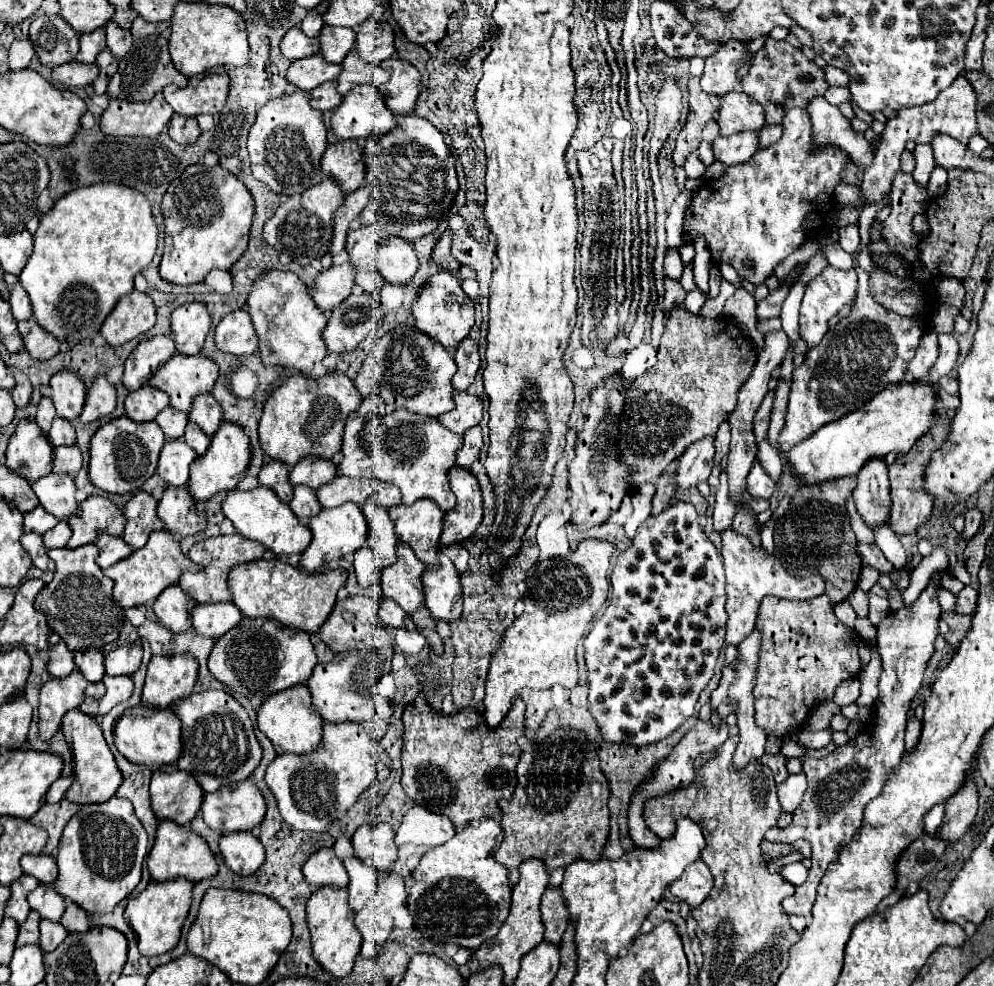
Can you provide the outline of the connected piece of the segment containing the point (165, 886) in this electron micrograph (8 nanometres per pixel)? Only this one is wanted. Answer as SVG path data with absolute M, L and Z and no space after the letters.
M183 877L161 881L161 883L151 881L137 897L129 899L125 909L125 919L137 935L141 955L147 957L161 955L177 945L189 905L191 905L191 883Z

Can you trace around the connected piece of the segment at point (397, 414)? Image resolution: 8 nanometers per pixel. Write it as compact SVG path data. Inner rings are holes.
M361 409L353 411L345 421L343 435L343 461L339 471L347 477L375 477L385 483L397 485L403 495L403 503L411 505L417 499L429 497L443 511L453 509L455 497L449 487L447 471L455 465L455 453L461 447L463 437L445 429L435 417L397 409L381 417L375 425L375 415L361 415Z

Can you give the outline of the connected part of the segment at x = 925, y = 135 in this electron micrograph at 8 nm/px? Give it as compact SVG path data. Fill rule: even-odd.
M959 75L953 85L945 91L941 91L937 95L937 99L933 99L931 103L925 103L921 107L907 107L907 109L901 109L897 113L895 119L889 119L887 125L885 125L885 131L881 135L881 145L877 147L875 151L875 159L873 163L865 169L865 175L863 175L863 181L859 185L859 191L861 191L861 199L867 203L867 205L875 205L879 203L885 195L891 193L891 183L893 183L893 177L897 175L899 171L899 157L905 149L905 143L909 139L913 139L915 143L929 143L931 137L935 133L947 133L951 137L955 137L959 143L967 145L969 137L977 135L977 121L975 121L975 105L977 105L977 99L975 99L975 93L969 85L969 81Z

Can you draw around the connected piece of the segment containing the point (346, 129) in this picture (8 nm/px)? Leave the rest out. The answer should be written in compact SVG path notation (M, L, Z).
M359 85L351 89L343 103L333 111L331 127L341 139L367 139L371 135L385 135L395 129L395 117L387 109L381 93L373 85Z

